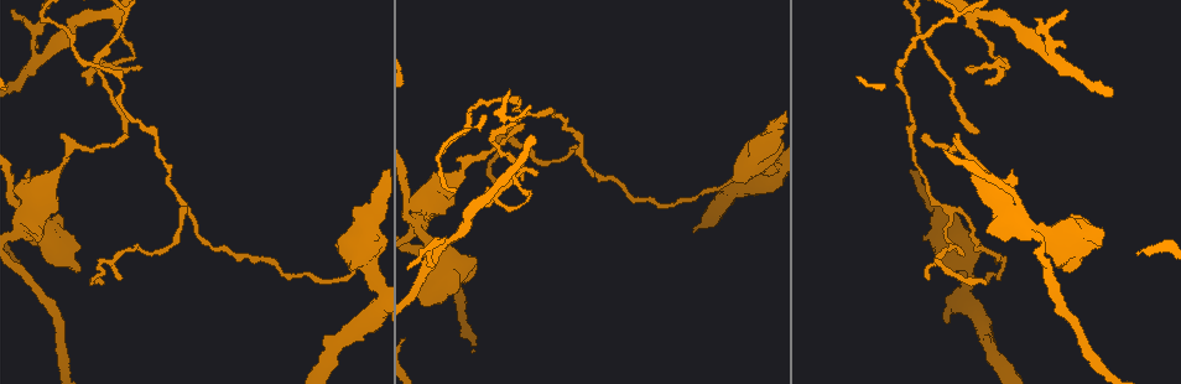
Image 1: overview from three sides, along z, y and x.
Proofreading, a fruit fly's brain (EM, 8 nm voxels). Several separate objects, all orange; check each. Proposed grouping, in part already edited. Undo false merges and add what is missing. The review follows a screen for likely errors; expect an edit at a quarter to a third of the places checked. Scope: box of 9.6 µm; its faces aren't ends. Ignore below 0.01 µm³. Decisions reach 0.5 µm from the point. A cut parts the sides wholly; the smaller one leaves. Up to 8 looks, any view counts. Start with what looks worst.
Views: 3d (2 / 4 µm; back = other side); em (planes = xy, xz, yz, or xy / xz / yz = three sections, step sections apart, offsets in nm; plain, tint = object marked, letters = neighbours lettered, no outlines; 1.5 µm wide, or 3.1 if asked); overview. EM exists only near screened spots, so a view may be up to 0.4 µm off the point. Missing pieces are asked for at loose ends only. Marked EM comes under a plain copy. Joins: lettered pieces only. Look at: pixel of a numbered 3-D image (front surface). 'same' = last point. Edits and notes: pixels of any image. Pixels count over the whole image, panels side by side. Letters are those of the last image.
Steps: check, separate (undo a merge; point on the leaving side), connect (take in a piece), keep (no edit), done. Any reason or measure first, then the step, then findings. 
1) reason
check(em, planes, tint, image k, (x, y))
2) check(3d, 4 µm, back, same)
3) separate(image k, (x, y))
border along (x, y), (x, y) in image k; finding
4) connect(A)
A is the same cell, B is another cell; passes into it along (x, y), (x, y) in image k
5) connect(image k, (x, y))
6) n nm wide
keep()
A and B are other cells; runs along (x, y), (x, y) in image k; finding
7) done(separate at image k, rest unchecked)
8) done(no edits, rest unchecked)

an open end
check(em, planes, letters, image 1, (928, 279))

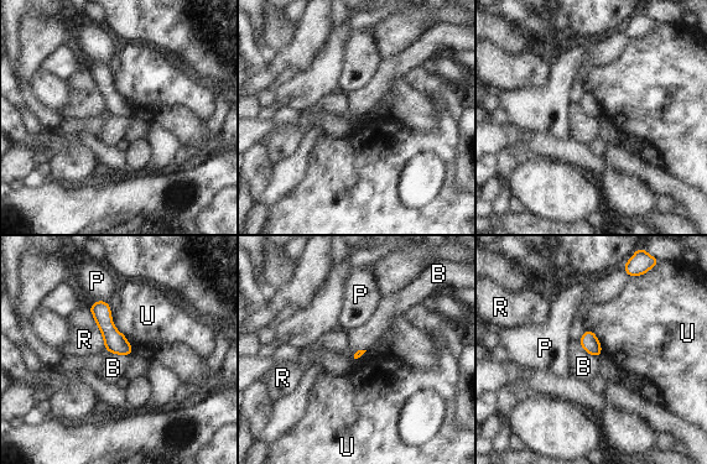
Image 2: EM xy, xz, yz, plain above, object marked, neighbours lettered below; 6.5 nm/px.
keep()
B, P, R and U are other cells; runs along (99, 303), (108, 330), (129, 350) in image 2; none of them fits

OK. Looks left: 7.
tapers out
check(em, xy, step 4, letters, image 1, (60, 138))

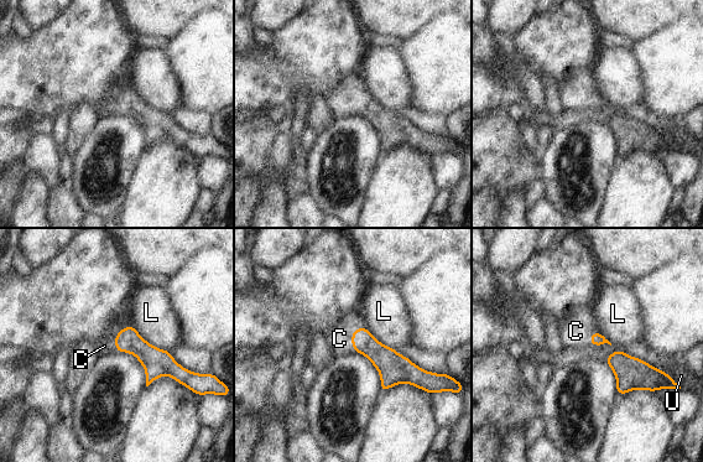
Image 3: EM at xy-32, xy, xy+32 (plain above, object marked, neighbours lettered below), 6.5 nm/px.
check(em, planes, letters, same)

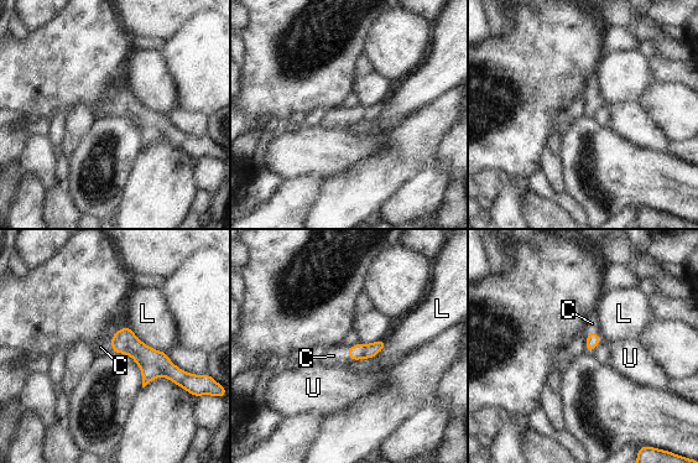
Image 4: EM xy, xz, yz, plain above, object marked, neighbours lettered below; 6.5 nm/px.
90 nm wide; L touches over 280 nm
connect(C)
C is the same cell, L and U are other cells; it goes on there

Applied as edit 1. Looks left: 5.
free end
check(em, planes, letters, image 1, (734, 180))

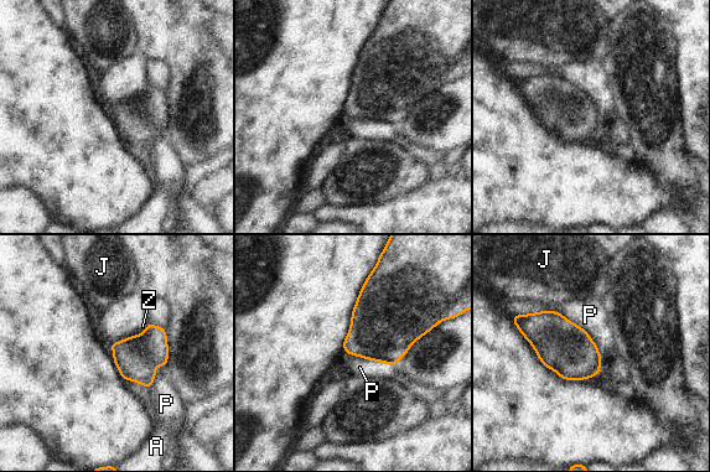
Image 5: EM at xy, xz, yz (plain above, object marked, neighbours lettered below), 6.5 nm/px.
keep()
A, J, P and Z are other cells; border along (514, 315), (558, 311), (602, 357) in image 5; none of them fits

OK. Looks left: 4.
done(connect at image 4, rest unchecked)

